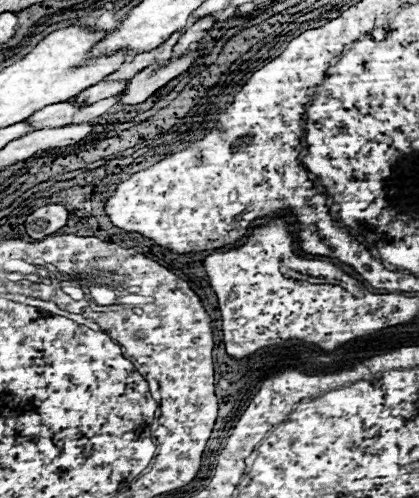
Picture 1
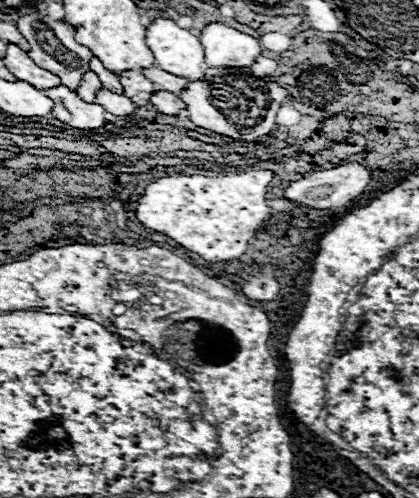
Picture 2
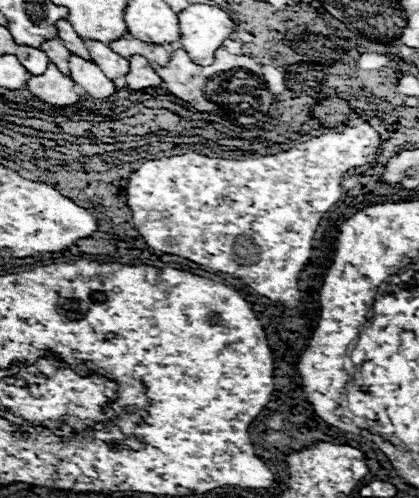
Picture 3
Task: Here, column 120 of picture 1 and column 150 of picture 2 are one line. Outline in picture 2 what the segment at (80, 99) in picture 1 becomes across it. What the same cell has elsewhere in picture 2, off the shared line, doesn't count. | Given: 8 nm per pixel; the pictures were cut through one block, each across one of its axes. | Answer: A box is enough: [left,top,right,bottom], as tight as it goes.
[118,70,154,98]

